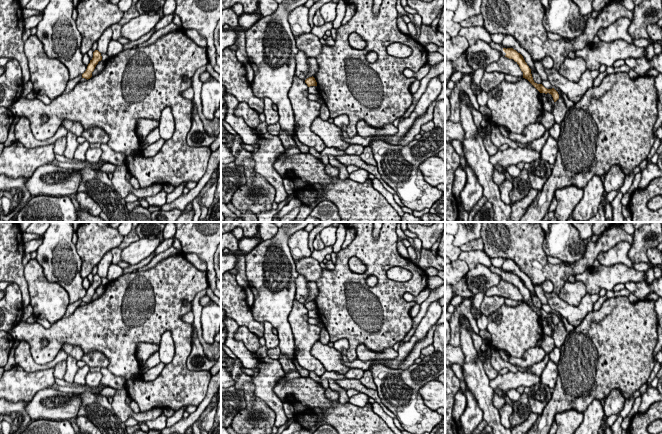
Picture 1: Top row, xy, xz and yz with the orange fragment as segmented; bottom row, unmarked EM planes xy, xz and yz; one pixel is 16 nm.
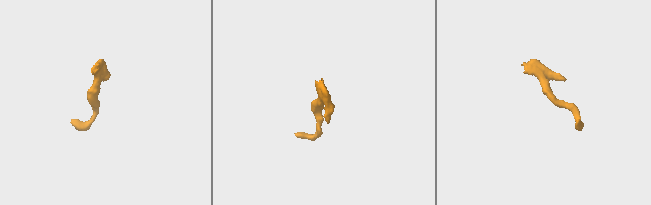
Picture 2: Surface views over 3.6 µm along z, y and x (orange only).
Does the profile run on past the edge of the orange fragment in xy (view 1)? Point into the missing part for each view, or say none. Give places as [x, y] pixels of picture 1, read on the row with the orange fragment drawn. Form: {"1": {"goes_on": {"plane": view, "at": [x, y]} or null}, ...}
{"1": {"goes_on": null}}

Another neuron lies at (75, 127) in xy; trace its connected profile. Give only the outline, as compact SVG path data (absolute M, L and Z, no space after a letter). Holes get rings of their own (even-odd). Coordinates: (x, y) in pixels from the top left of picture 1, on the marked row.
M64 120L61 124L67 131L72 132L77 137L81 136L84 128L78 121Z

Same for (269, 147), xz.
M268 132L258 134L258 141L253 147L252 158L255 161L255 172L264 177L275 189L275 202L284 201L288 194L283 185L283 178L273 167L276 159L286 153L280 138Z

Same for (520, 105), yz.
M525 78L511 83L505 79L488 93L488 108L491 110L489 122L494 126L503 126L511 133L521 133L531 123L536 123L537 118L543 114L543 103L540 92Z

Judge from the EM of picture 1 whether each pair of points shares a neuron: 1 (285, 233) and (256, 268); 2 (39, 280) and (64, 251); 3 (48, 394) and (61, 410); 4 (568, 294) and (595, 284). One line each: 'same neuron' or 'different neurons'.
1: same neuron
2: different neurons
3: same neuron
4: different neurons

